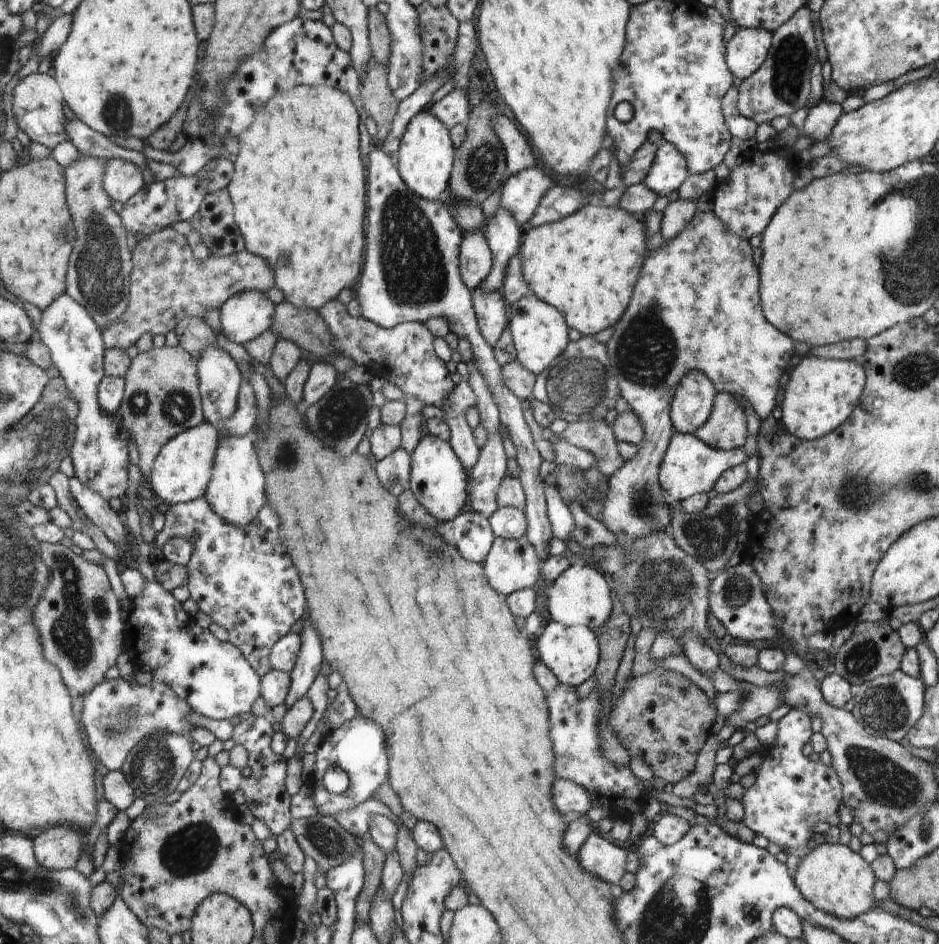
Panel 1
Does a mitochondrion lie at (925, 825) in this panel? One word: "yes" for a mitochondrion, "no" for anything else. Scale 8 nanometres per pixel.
yes

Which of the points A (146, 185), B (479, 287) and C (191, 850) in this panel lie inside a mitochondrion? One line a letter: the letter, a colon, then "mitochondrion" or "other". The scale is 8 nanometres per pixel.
A: other
B: other
C: mitochondrion

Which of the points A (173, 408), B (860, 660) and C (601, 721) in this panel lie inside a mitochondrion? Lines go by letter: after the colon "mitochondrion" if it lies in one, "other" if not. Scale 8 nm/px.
A: mitochondrion
B: mitochondrion
C: other

